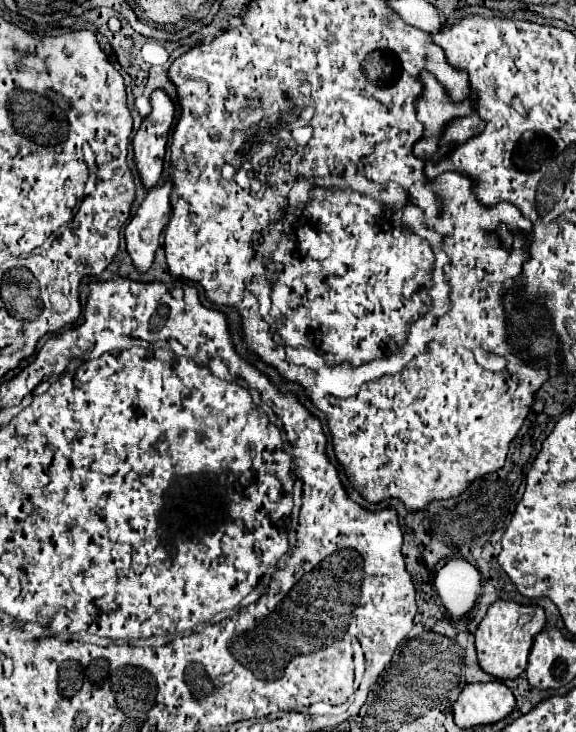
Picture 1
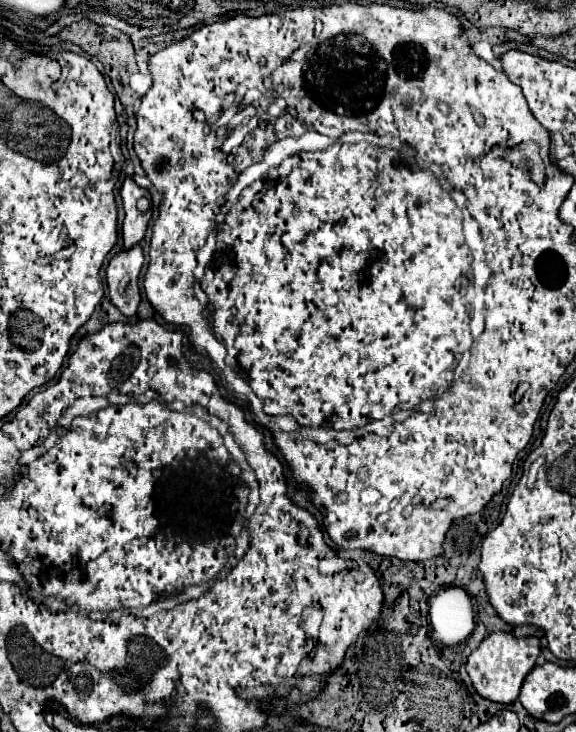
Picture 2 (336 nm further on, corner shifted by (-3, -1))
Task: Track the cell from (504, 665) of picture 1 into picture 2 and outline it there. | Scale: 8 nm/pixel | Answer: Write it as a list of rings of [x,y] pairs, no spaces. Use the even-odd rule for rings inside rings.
[[[498,631],[498,633],[488,635],[480,643],[480,647],[470,653],[470,657],[466,661],[466,671],[480,697],[502,703],[502,705],[510,705],[518,699],[522,681],[536,665],[538,655],[540,655],[538,637],[514,637],[512,633]]]

